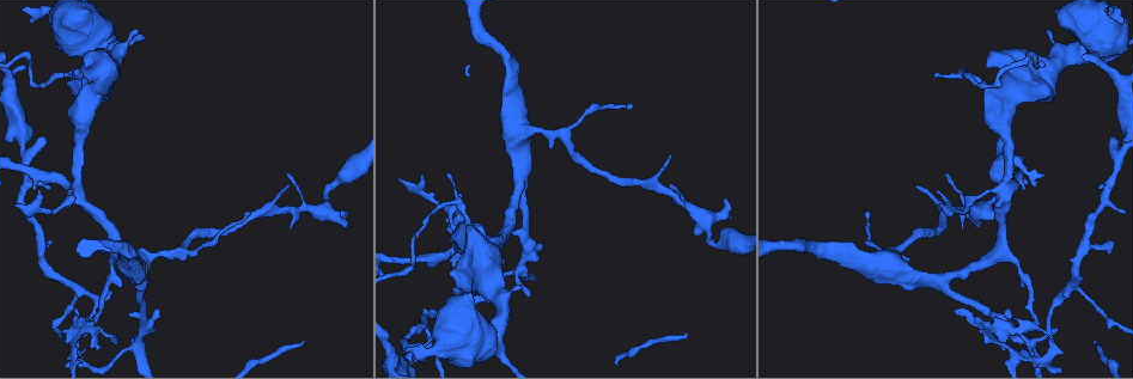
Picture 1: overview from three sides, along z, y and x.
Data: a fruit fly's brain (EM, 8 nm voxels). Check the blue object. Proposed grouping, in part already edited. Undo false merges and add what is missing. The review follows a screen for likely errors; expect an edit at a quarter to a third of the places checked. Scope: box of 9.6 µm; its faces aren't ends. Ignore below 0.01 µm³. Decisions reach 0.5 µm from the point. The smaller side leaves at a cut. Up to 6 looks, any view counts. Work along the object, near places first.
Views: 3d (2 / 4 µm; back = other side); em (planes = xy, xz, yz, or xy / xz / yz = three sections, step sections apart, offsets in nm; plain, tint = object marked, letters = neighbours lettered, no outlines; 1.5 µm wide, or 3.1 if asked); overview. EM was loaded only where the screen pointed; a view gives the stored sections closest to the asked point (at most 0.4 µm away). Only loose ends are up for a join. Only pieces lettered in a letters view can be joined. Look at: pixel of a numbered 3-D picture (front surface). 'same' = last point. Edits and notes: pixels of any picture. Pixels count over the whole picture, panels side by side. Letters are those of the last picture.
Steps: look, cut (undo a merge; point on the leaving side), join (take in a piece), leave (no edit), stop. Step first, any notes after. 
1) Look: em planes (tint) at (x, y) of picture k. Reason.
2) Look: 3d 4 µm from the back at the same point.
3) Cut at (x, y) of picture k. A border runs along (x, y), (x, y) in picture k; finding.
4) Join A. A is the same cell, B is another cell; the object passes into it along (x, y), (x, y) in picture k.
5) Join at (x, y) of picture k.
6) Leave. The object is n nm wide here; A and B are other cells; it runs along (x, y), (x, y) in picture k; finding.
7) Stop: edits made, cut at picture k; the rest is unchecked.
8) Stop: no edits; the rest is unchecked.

Look: em planes (tint) at (962, 71) of picture 1. Abrupt turn.

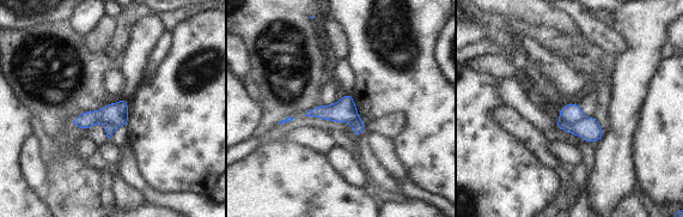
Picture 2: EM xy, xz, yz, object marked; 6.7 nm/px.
Look: em planes (letters) at the same point. What lies round it.

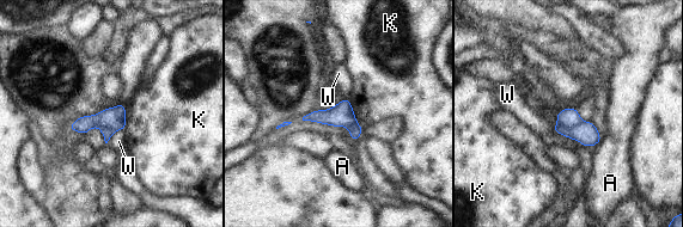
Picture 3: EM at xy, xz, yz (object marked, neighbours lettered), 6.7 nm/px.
Cut at (569, 117) of picture 3. The object is 160 nm wide here; A, K and W are other cells; a border runs along (583, 122), (569, 128), (558, 124) in picture 3; a second cell is stuck on.

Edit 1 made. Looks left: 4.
Look: overview.

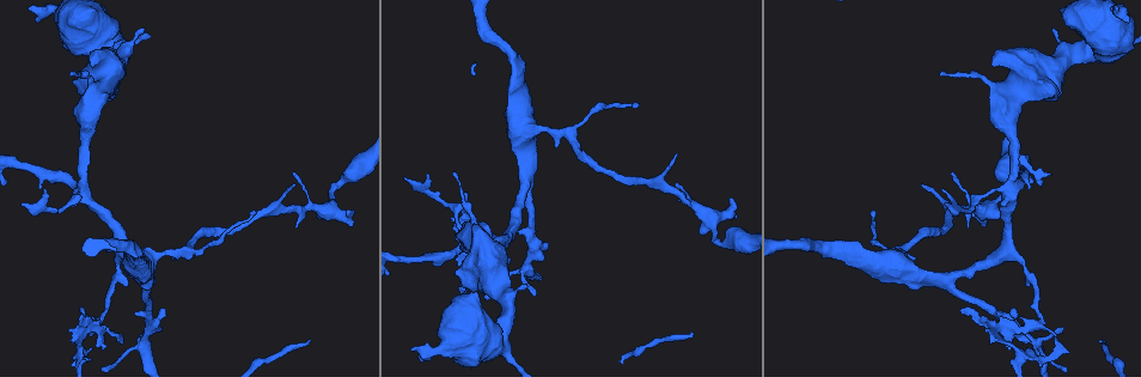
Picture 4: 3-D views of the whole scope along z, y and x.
Look: em xy step 8 (tint) at (873, 213) of picture 4. Tapers out.

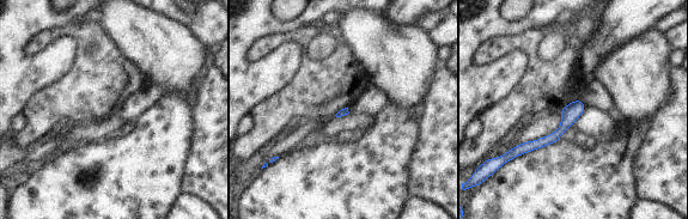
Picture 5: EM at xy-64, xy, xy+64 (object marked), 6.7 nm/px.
Look: em planes (letters) at the same point. Another direction.

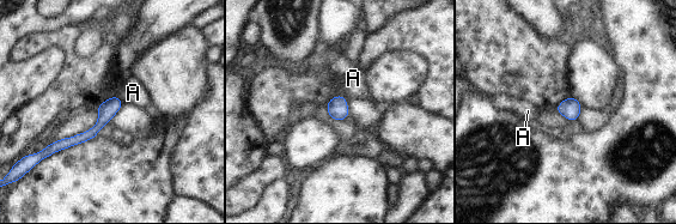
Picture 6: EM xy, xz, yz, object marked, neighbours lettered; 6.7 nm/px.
Leave. A is another cell; it runs along (117, 102), (90, 134), (52, 150) in picture 6; no lettered piece goes on from it.

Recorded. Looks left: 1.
Stop: edits made, cut at picture 3; the rest is unchecked.

